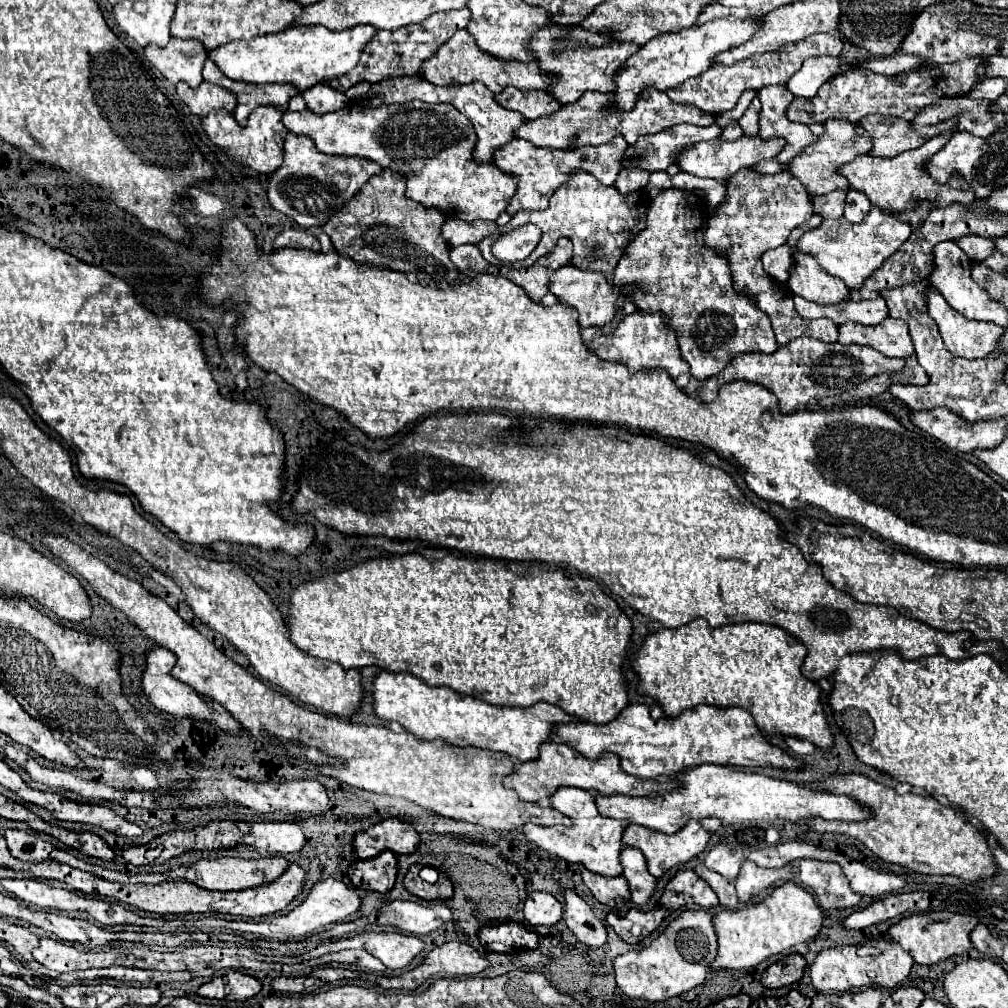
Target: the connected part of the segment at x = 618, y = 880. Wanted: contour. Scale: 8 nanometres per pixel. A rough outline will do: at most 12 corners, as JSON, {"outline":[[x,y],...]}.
{"outline":[[583,865],[583,883],[599,903],[615,907],[629,899],[623,877],[603,877]]}

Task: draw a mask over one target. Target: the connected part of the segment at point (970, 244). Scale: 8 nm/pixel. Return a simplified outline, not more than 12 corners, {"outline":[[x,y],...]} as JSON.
{"outline":[[967,235],[957,245],[973,259],[983,261],[993,253],[993,243]]}

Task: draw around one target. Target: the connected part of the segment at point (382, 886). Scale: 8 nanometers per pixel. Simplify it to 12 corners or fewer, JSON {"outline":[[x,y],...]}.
{"outline":[[381,851],[357,859],[347,875],[357,889],[387,893],[397,857]]}

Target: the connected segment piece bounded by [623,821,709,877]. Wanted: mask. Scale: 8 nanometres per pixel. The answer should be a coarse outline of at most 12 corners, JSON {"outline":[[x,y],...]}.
{"outline":[[689,821],[673,835],[629,823],[623,845],[643,851],[649,873],[699,855],[709,833]]}

